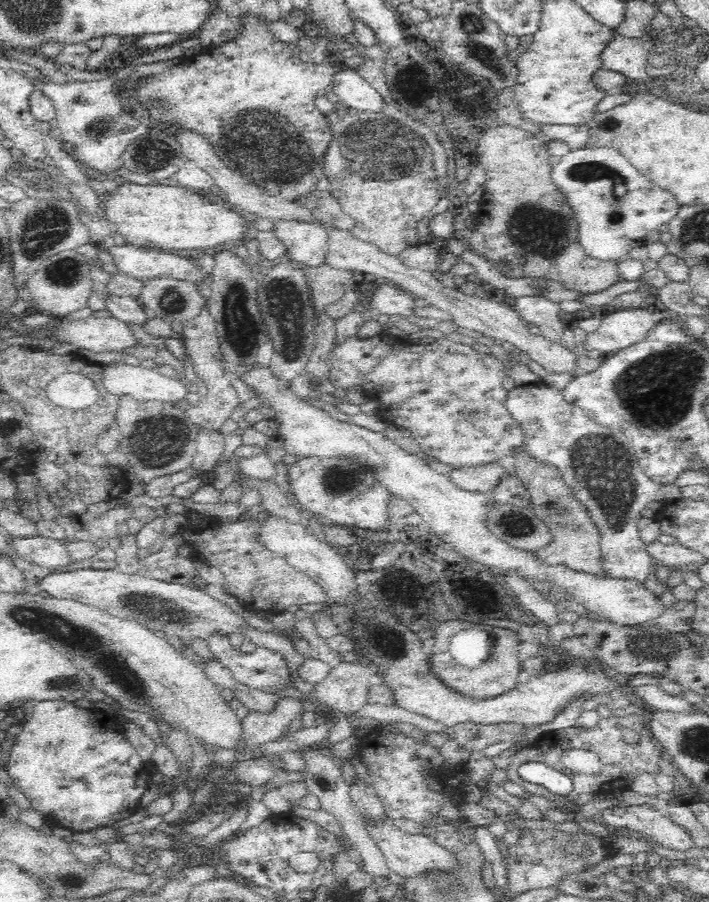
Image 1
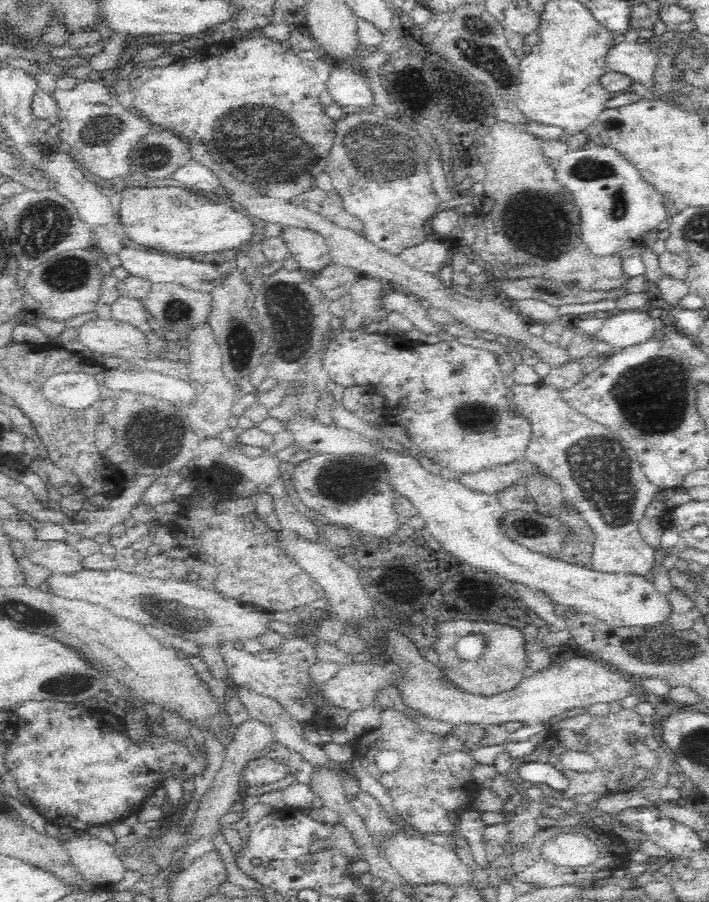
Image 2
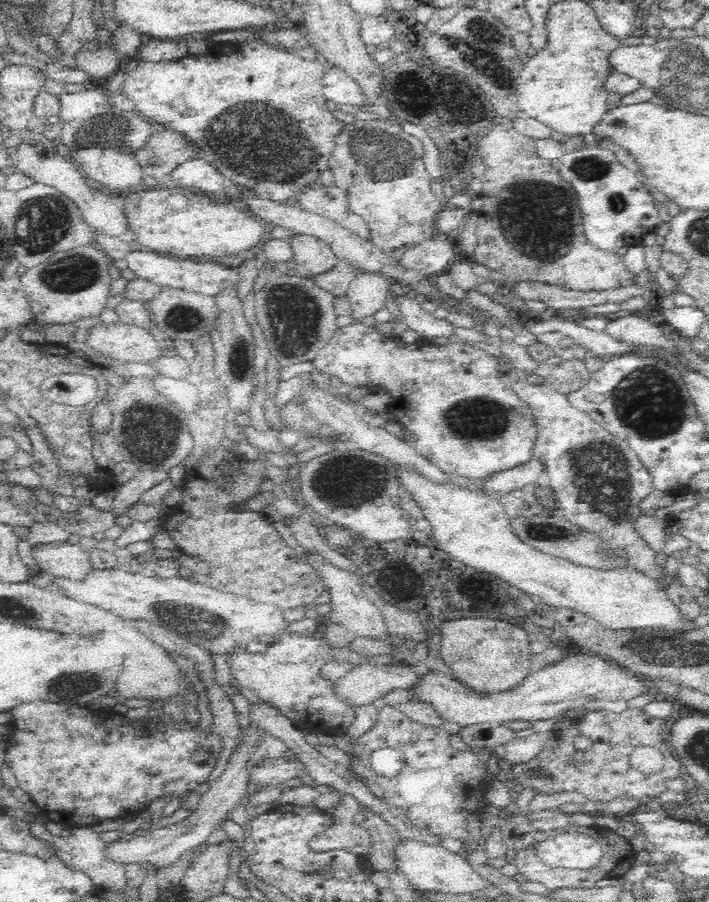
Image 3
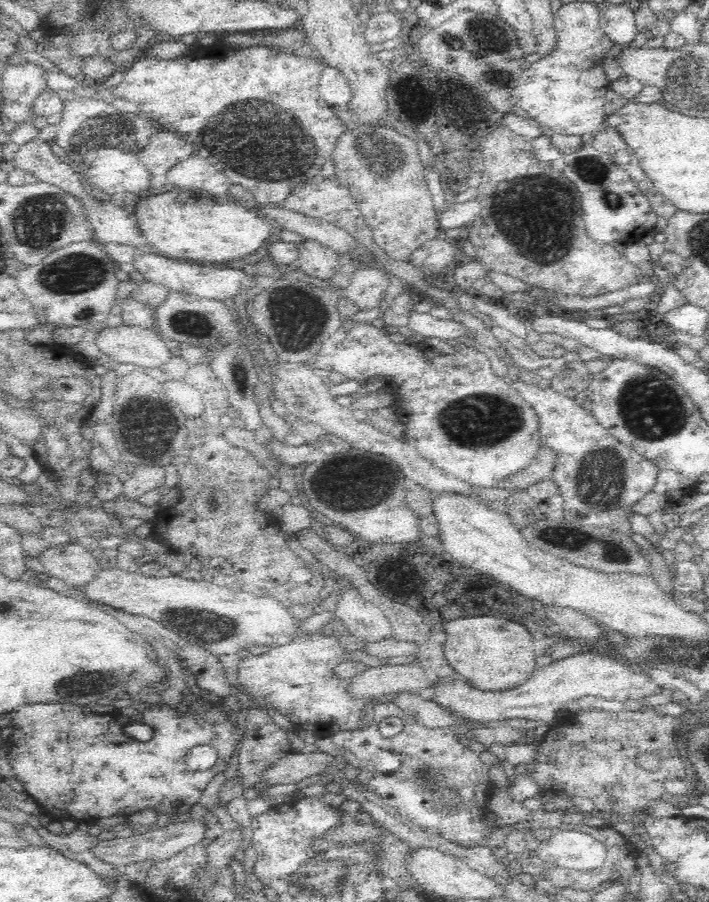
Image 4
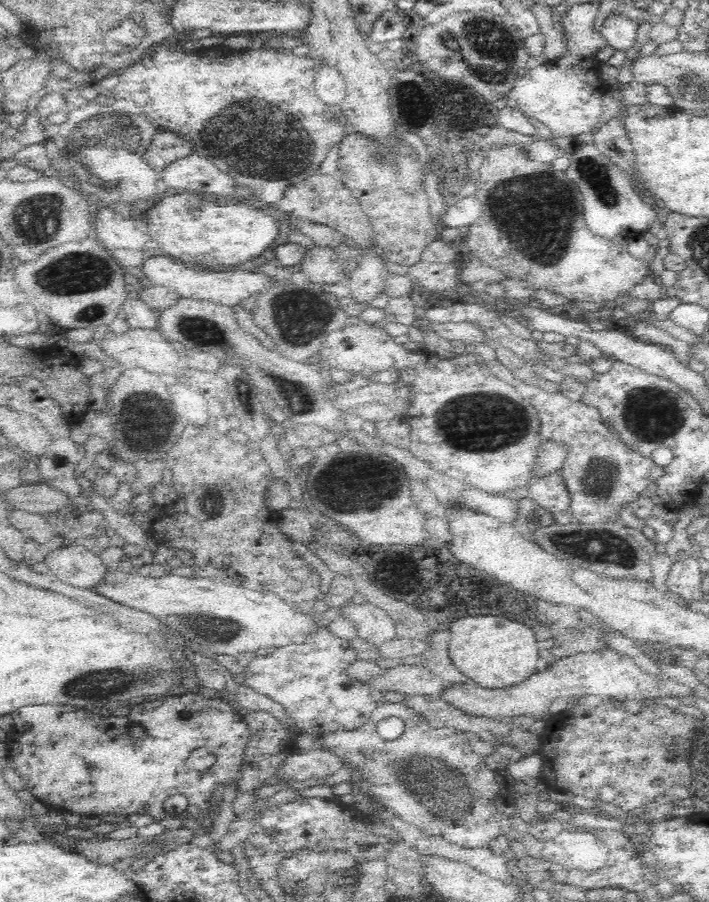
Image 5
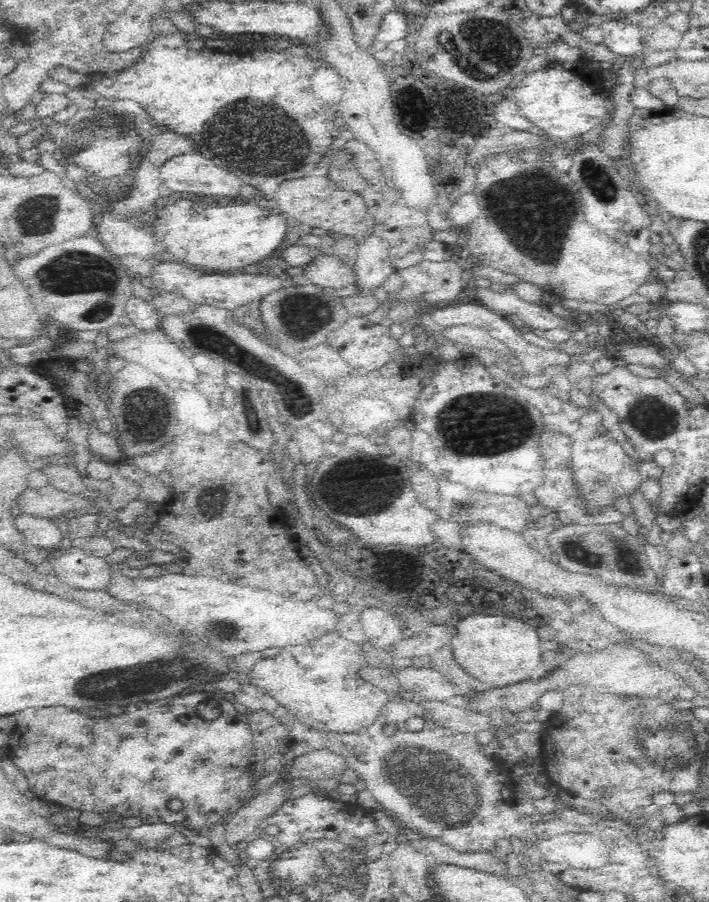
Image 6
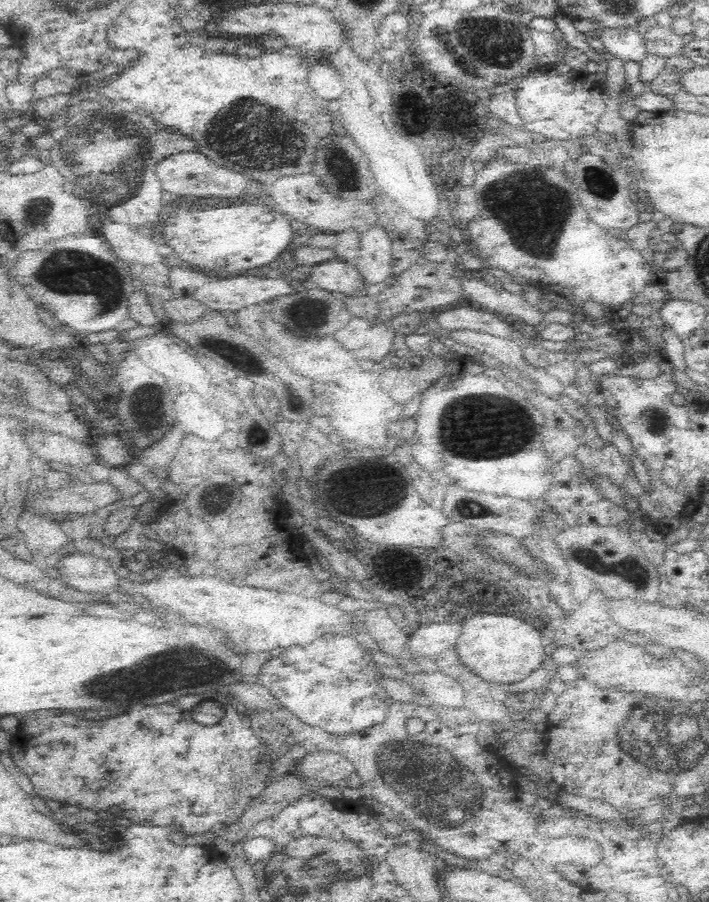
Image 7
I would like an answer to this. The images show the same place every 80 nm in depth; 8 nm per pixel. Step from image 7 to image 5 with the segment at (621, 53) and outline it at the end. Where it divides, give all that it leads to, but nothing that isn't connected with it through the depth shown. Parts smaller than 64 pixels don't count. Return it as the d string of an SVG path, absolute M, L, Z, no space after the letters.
M610 13L600 28L601 35L607 40L606 46L615 52L626 52L640 45L637 23L626 15Z

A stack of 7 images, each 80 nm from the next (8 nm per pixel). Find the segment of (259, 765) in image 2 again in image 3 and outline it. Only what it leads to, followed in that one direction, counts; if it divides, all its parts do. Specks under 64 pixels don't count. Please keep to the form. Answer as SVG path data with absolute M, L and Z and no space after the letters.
M292 753L288 760L285 760L284 757L267 759L262 767L251 771L250 782L256 785L278 786L294 778L300 779L306 770L309 771L308 766Z

